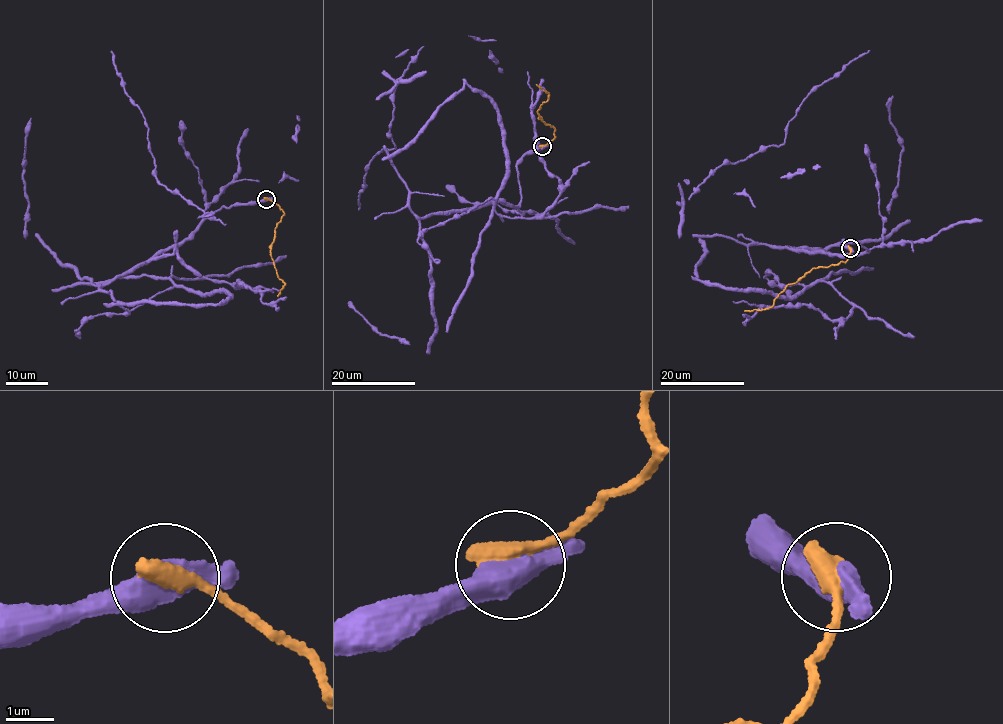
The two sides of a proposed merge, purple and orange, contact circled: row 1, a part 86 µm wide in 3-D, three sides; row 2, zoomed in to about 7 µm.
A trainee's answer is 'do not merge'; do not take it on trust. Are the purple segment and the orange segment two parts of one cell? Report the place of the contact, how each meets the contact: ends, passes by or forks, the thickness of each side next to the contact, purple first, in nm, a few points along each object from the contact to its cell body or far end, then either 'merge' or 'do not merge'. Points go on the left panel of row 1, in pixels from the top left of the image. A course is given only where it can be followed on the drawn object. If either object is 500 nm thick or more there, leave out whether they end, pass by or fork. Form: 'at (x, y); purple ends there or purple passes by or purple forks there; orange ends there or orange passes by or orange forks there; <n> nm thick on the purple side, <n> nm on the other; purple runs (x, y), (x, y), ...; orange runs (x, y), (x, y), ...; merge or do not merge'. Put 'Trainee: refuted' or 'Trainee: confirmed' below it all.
at (266, 199); 550 nm thick on the purple side, 480 nm on the other; purple runs (266, 198), (223, 205), (99, 289), (126, 303), (231, 298), (169, 277), (205, 277), (268, 304), (286, 297); orange runs (266, 199), (284, 212), (275, 227), (270, 252), (279, 277), (284, 282), (278, 296); do not merge
Trainee: confirmed

